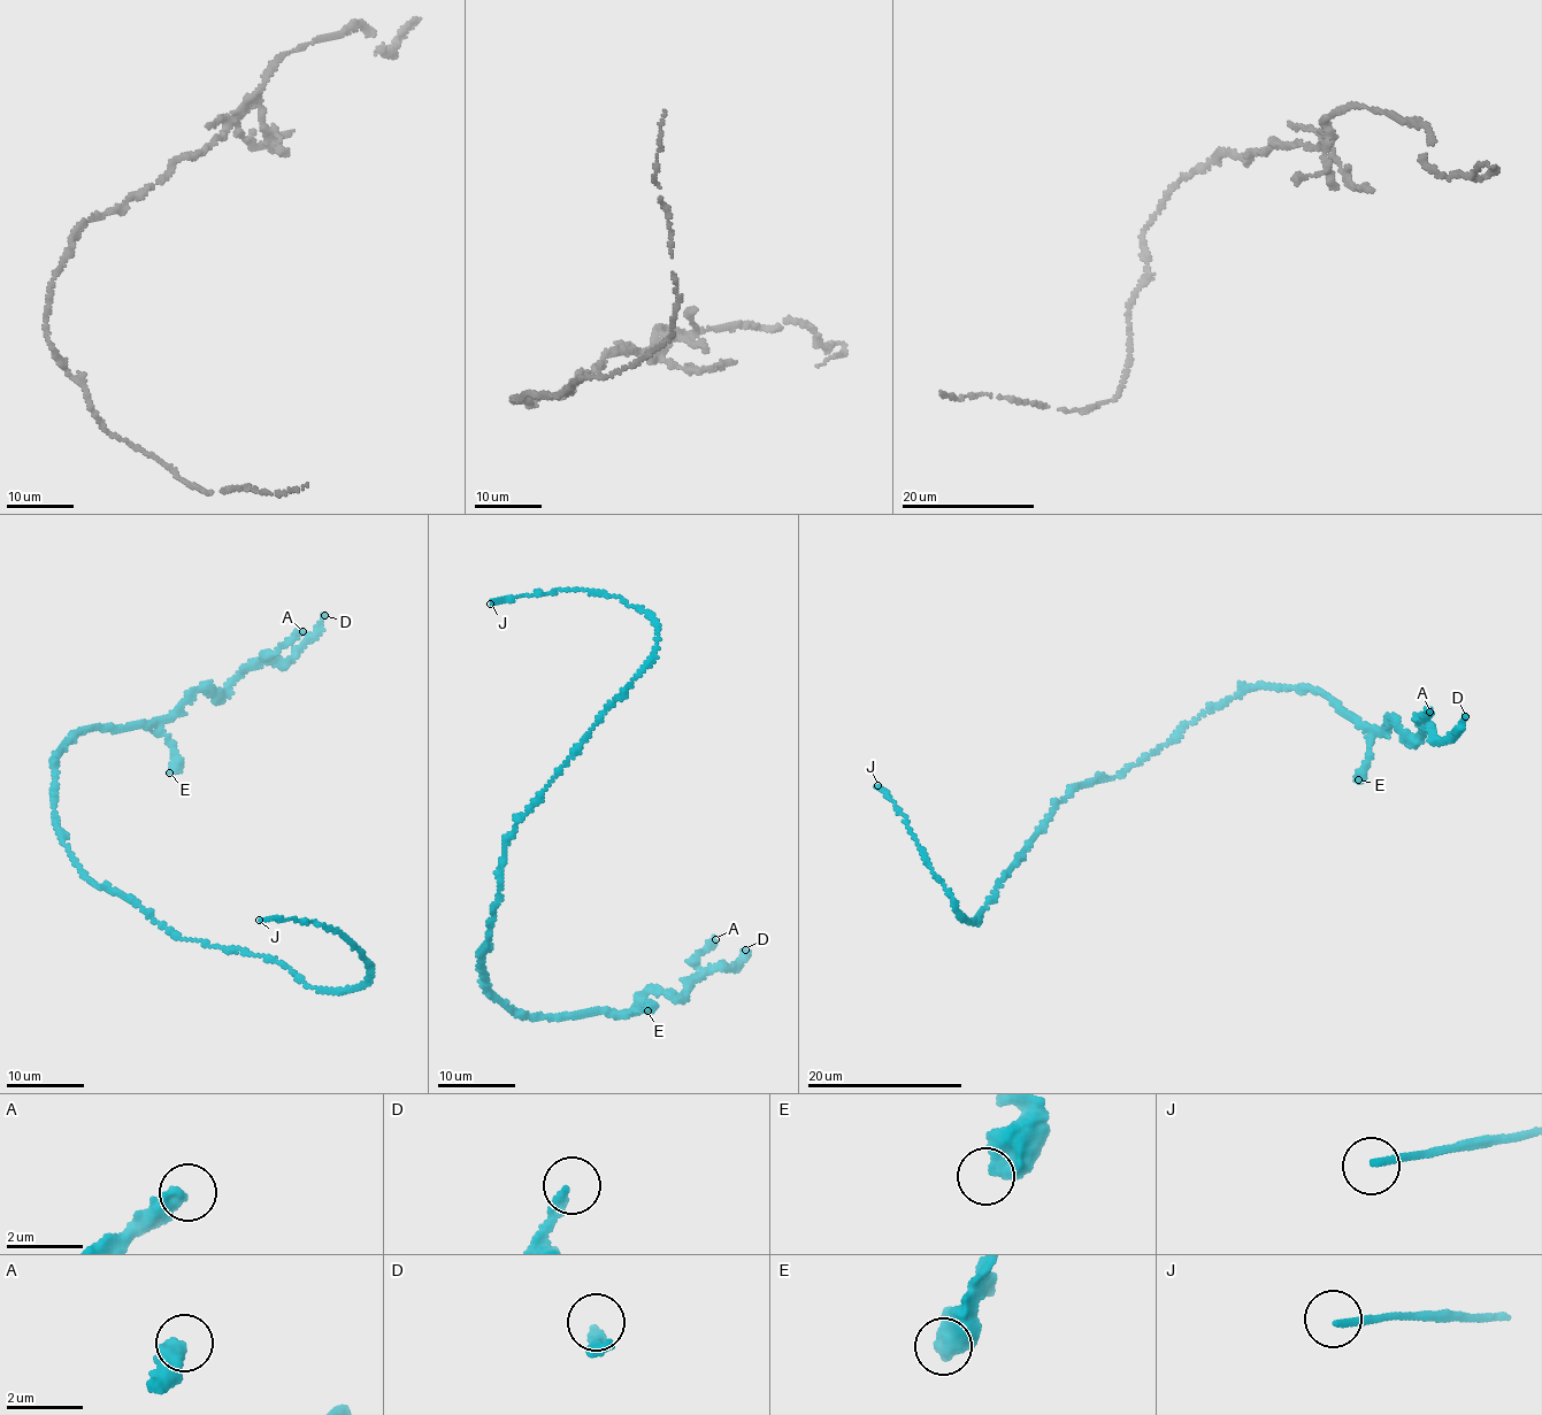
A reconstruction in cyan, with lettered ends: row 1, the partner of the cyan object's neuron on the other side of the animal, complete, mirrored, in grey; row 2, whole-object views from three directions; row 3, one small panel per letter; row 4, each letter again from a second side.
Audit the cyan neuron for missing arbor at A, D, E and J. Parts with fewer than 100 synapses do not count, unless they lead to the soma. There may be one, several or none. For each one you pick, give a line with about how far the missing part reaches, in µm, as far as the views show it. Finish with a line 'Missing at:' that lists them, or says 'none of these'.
D: Missing length about 170 µm
Missing at: D

